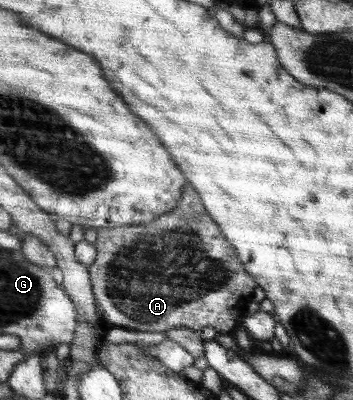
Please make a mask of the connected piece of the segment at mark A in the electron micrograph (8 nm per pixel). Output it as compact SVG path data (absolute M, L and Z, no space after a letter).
M188 184L188 190L183 190L182 200L174 211L167 212L159 218L146 224L128 227L116 228L98 228L96 241L93 243L97 251L96 259L92 265L87 267L91 269L92 288L95 288L96 300L99 300L101 311L104 312L104 320L110 325L124 328L132 328L141 332L166 332L172 328L190 328L200 332L206 327L212 327L218 334L235 331L242 324L246 315L247 307L253 300L252 294L256 290L257 282L248 274L242 266L242 262L236 258L236 250L224 240L223 230L216 225L210 214L204 209L203 202L200 200L199 193Z

